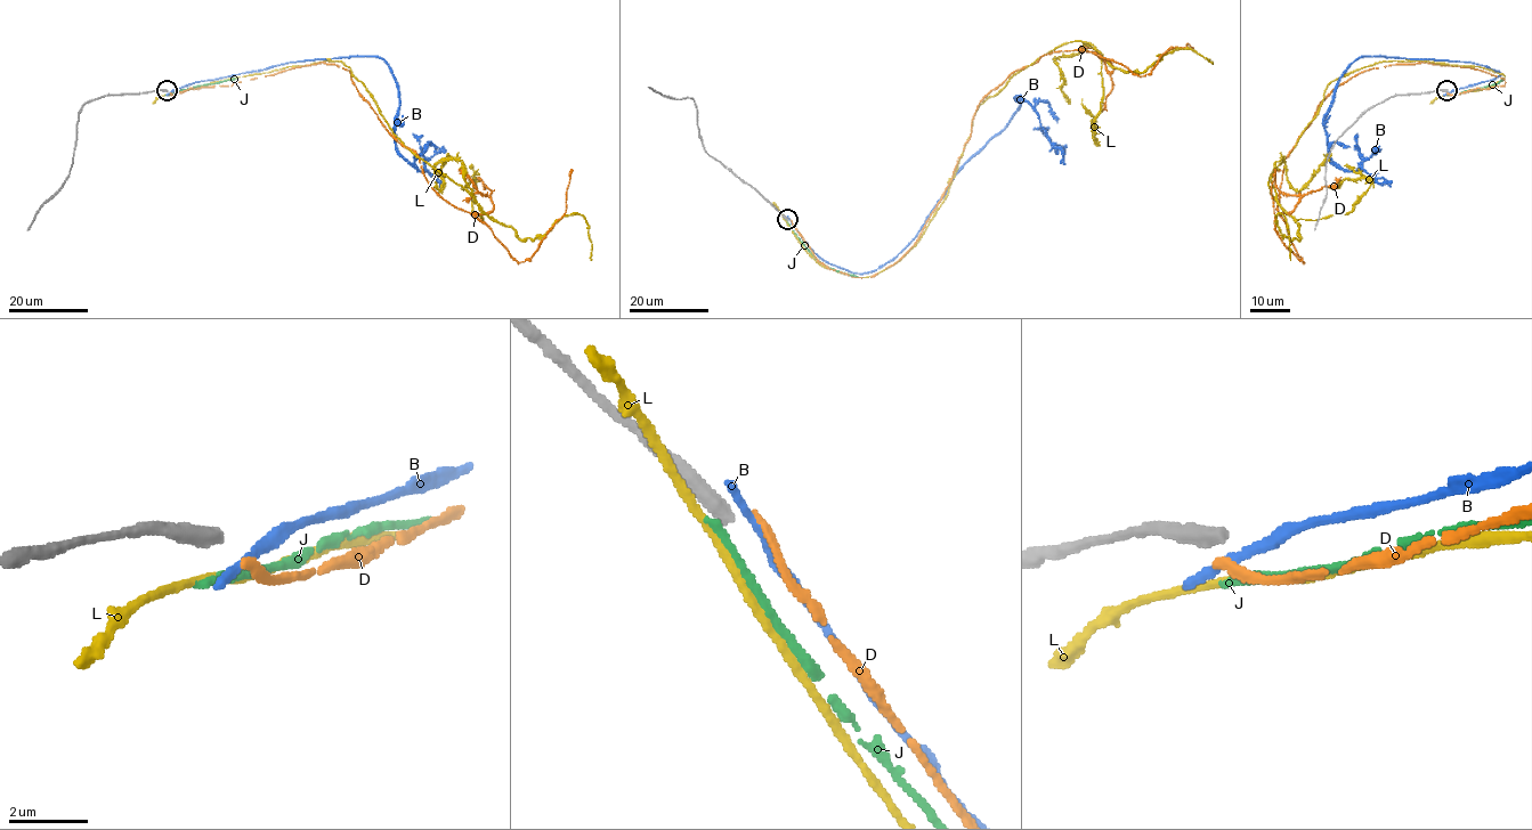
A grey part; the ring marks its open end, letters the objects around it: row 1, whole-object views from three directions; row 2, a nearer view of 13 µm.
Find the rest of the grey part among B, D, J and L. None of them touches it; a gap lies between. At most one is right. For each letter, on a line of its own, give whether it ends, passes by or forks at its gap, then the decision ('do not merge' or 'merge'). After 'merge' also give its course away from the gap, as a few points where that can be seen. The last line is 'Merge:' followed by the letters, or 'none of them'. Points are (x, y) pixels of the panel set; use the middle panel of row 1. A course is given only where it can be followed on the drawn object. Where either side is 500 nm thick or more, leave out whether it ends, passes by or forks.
B: it passes by; do not merge
D: it ends there; do not merge
J: it ends there; do not merge
L: it passes by; do not merge
Merge: none of them

